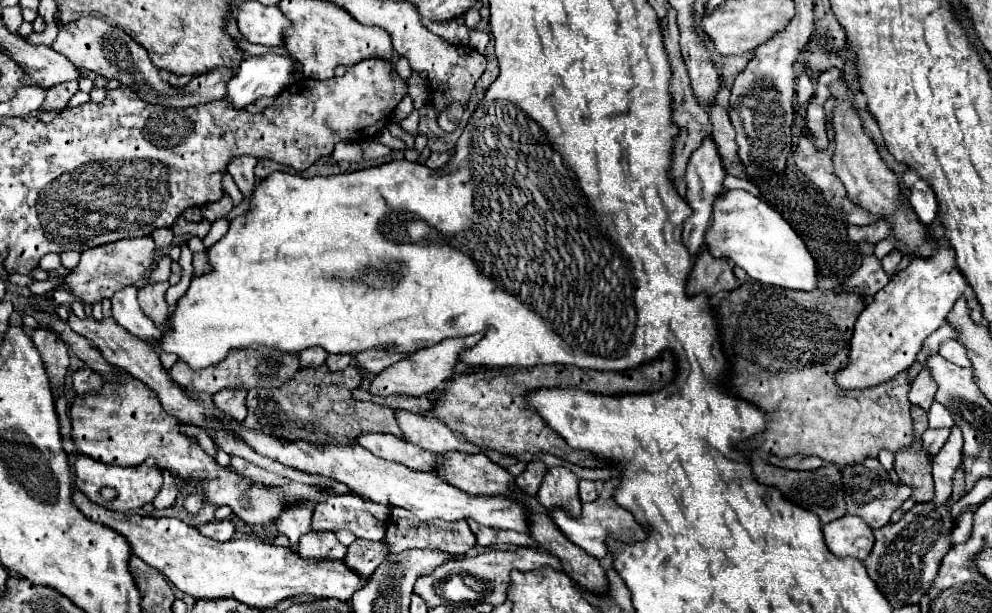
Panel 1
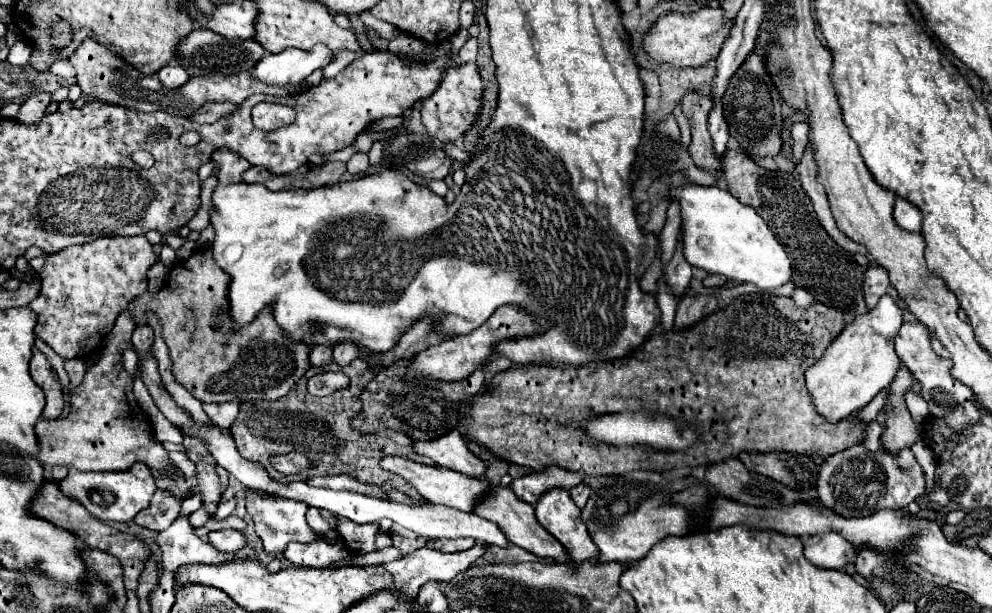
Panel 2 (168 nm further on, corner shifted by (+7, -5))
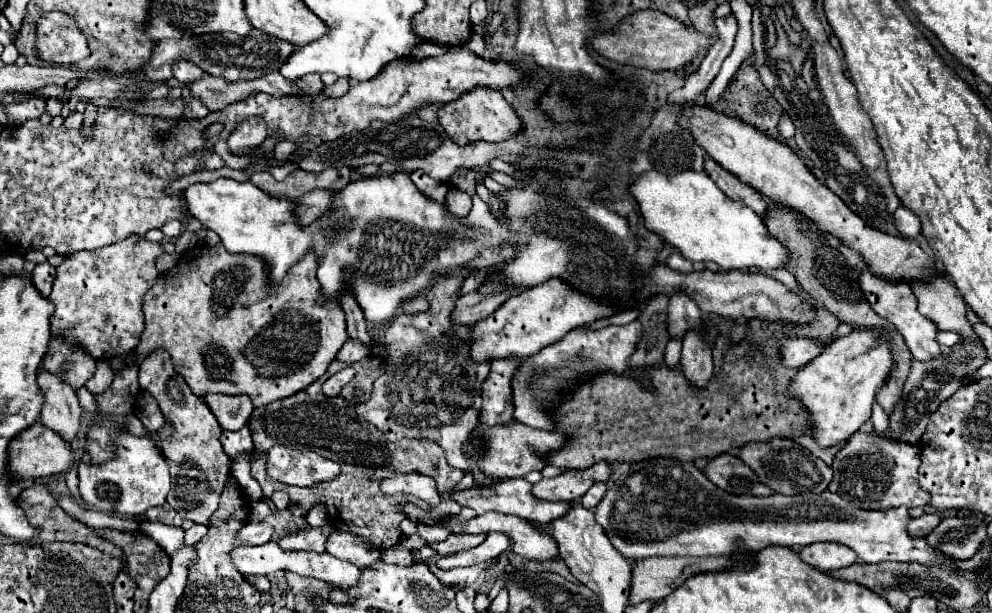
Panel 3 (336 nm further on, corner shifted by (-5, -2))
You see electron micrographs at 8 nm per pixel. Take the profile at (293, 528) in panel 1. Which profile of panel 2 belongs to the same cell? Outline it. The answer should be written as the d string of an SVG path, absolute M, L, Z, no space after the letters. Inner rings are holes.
M247 490L247 512L249 512L249 516L255 522L255 532L261 538L265 552L279 554L279 552L285 550L285 546L289 542L307 542L309 544L311 540L317 540L317 538L329 542L327 534L319 534L319 532L313 532L309 528L307 520L305 520L307 510L309 510L309 506L303 504L303 502L287 500L287 498L277 498L277 496L261 498L255 490Z

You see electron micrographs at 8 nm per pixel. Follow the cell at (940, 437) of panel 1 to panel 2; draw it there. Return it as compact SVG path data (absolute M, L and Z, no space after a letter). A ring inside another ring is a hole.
M855 444L823 460L819 468L817 494L827 508L841 516L871 516L881 508L897 510L919 500L925 494L925 474L911 448L897 452L897 456L889 456L889 452L871 452L863 444Z

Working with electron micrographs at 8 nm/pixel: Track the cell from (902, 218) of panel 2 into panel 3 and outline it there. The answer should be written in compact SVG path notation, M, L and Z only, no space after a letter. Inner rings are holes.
M903 205L895 213L895 225L905 237L917 237L921 233L921 219Z

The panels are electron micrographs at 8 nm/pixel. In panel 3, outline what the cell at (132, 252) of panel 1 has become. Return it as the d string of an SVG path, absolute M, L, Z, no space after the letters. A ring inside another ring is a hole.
M127 237L113 245L105 245L93 251L77 251L63 259L57 267L57 277L53 281L53 291L47 297L55 305L51 317L51 337L63 339L69 345L83 347L93 359L107 361L117 355L125 355L137 347L143 331L143 295L157 283L159 271L155 261L163 255L161 243L151 243L145 237Z

